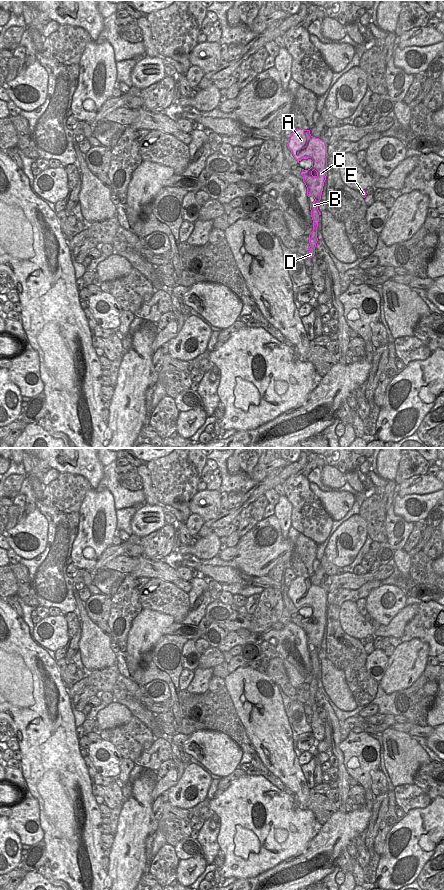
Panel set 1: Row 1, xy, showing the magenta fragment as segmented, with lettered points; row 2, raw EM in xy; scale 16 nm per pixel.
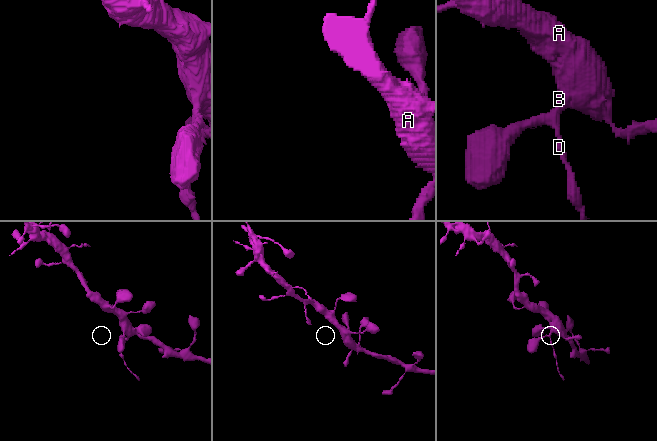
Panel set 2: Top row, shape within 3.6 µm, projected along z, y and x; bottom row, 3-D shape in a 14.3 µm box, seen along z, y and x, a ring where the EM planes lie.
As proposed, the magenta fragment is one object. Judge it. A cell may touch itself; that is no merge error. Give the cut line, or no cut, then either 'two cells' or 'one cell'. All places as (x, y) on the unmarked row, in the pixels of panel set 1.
cut xy (312, 666), (318, 668); two cells

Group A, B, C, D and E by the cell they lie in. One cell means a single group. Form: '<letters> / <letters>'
A B C E / D

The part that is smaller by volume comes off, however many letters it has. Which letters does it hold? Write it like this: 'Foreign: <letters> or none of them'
Foreign: D

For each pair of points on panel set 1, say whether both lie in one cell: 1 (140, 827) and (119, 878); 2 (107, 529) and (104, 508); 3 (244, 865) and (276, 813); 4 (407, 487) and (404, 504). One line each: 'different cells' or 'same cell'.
1: same cell
2: same cell
3: same cell
4: different cells

